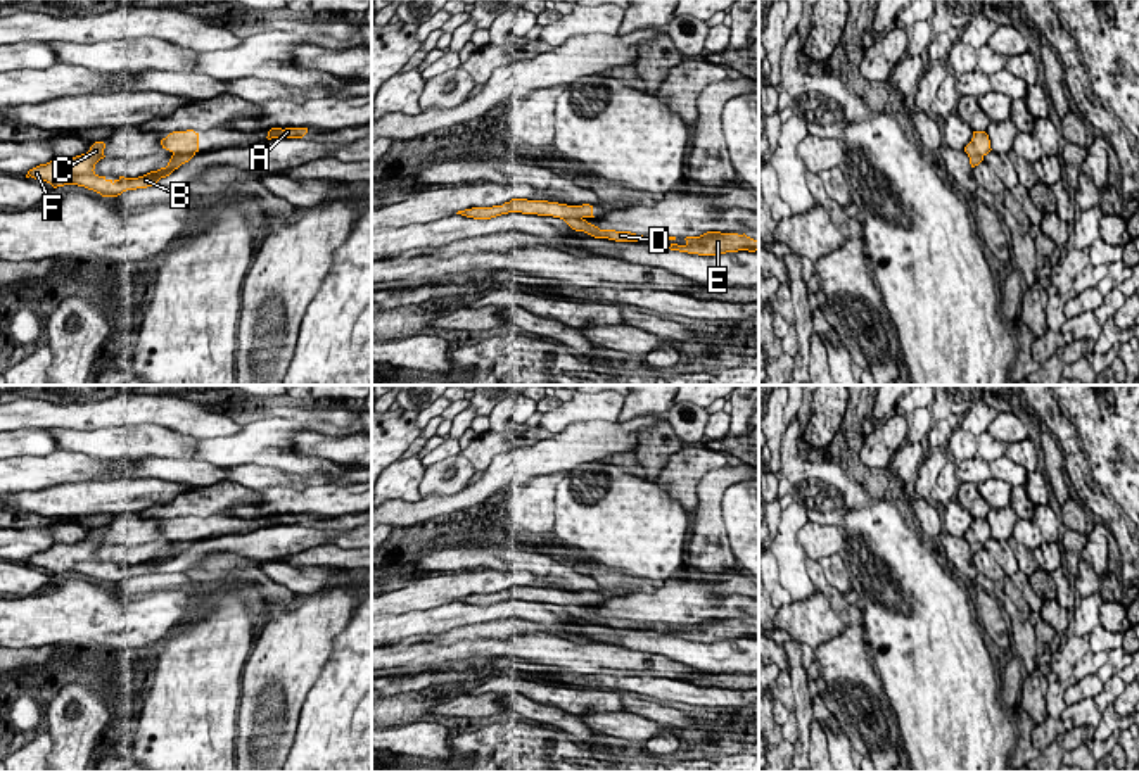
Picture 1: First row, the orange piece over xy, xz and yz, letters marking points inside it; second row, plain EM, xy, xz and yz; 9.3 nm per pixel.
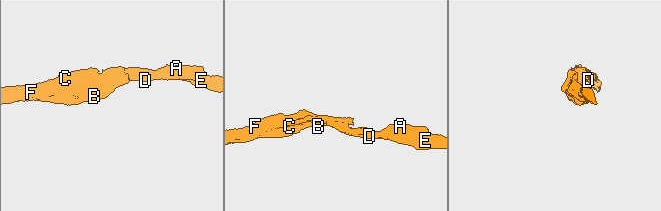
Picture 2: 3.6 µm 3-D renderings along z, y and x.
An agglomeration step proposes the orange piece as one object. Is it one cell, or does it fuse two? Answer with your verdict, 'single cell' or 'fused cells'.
single cell

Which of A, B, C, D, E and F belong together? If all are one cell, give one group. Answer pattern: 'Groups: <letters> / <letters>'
Groups: A B C D E F

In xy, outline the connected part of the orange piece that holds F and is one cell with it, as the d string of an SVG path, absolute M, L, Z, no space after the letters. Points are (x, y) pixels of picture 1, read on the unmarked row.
M194 516L173 518L161 527L161 532L173 541L168 553L138 565L119 563L112 568L93 558L95 551L105 544L104 528L95 528L86 541L76 544L54 544L50 549L29 556L26 565L47 568L54 575L78 572L102 584L118 584L126 577L156 573L161 565L169 563L181 551L188 549L199 539L199 520Z

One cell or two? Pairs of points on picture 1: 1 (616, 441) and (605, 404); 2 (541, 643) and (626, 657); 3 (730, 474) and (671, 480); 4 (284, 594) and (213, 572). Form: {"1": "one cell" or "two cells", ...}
{"1": "two cells", "2": "one cell", "3": "two cells", "4": "one cell"}

